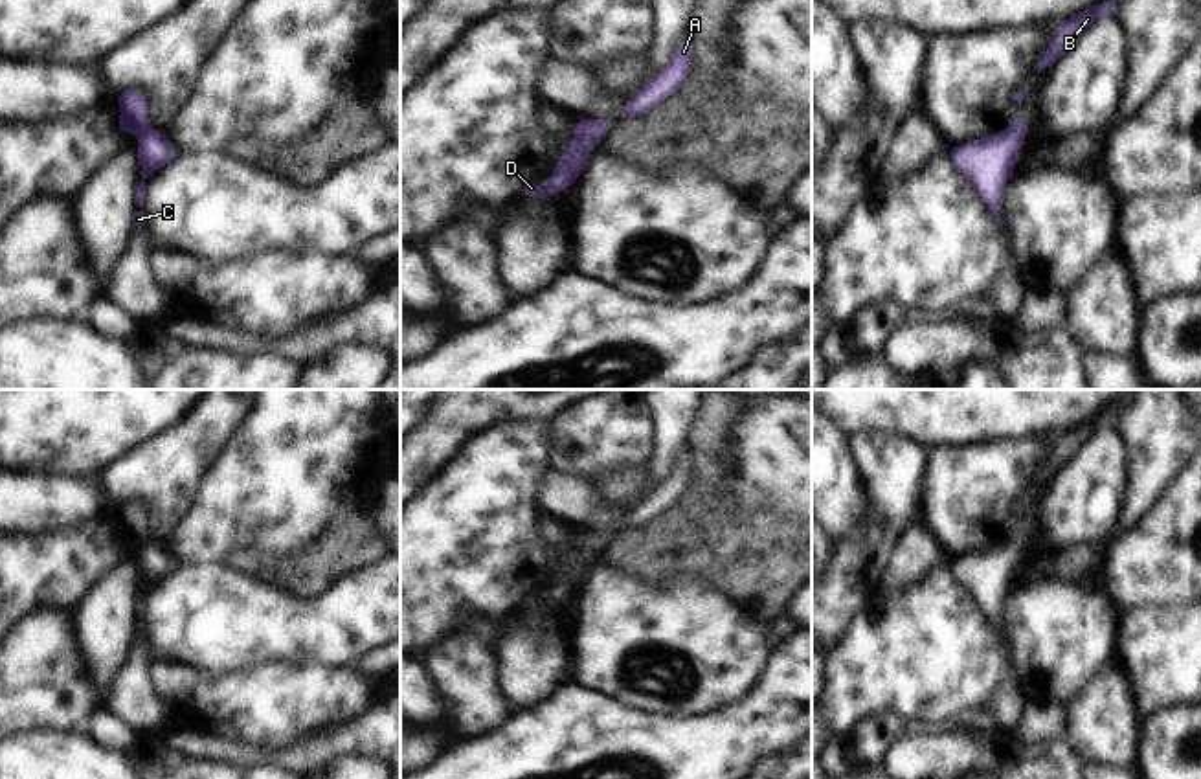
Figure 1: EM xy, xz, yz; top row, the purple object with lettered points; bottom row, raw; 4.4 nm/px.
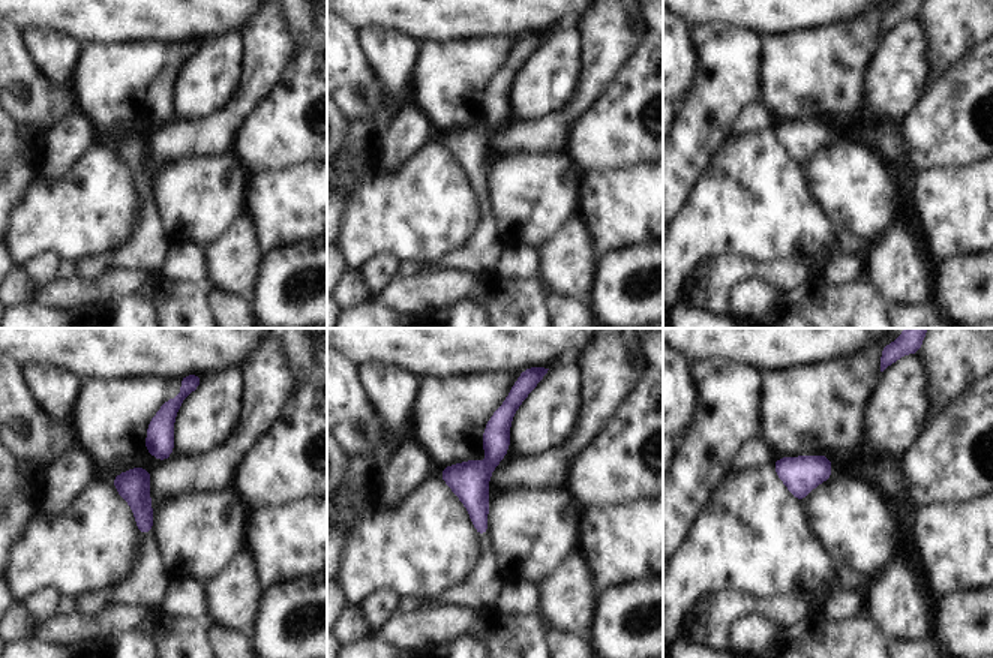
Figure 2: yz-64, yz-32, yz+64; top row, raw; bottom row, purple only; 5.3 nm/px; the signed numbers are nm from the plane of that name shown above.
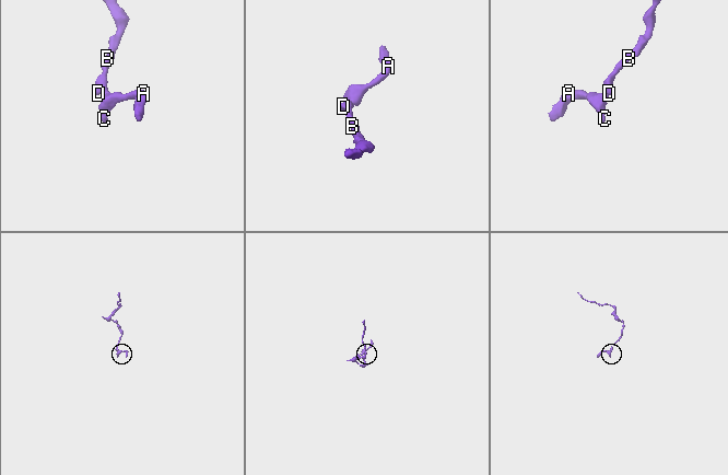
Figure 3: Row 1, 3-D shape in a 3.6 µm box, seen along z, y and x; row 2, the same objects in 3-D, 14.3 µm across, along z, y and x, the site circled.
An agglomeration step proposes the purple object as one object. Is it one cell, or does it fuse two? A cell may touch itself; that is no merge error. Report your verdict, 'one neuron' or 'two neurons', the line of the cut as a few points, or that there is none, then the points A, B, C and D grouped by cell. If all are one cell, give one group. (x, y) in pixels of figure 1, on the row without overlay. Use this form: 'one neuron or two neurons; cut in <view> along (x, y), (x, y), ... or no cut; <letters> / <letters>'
one neuron; no cut; A B C D

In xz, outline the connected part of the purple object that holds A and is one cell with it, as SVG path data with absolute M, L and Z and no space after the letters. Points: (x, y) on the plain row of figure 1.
M687 446L674 461L668 478L645 494L645 498L626 514L621 529L635 529L663 514L681 498L689 487L690 474L692 452Z

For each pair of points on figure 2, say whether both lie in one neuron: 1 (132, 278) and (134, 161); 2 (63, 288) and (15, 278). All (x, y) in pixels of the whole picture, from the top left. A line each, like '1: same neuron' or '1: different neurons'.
1: different neurons
2: different neurons

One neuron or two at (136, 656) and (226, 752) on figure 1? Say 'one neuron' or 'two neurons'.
two neurons

